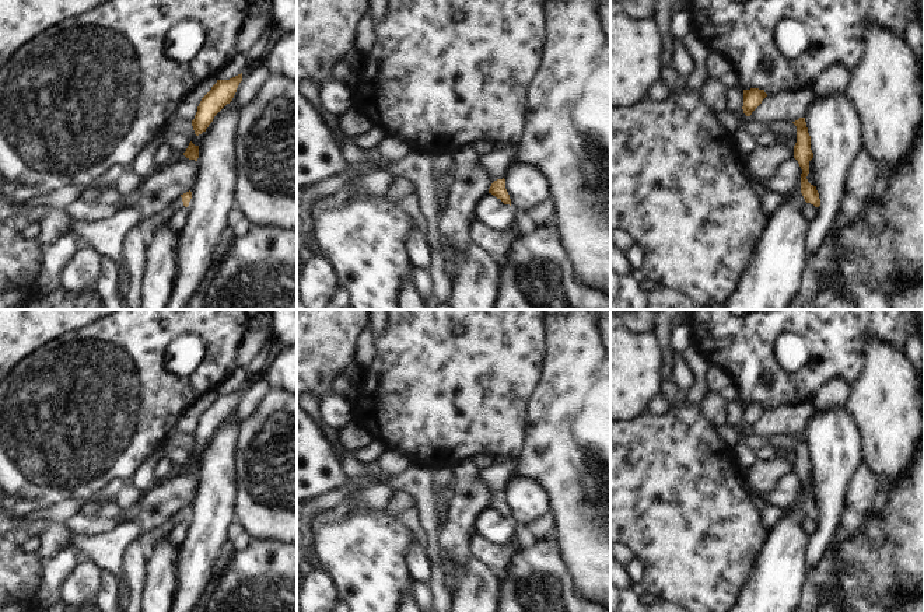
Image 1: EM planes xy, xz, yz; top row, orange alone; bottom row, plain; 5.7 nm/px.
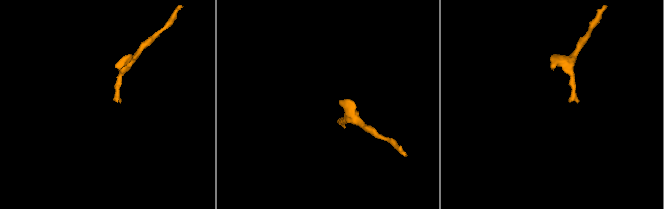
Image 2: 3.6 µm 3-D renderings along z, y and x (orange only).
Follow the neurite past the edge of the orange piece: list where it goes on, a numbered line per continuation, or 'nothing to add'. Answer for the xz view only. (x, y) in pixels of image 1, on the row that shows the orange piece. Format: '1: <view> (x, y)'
1: xz (494, 164)

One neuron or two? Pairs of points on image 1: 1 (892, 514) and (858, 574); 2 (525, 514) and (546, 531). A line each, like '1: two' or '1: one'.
1: one
2: two

